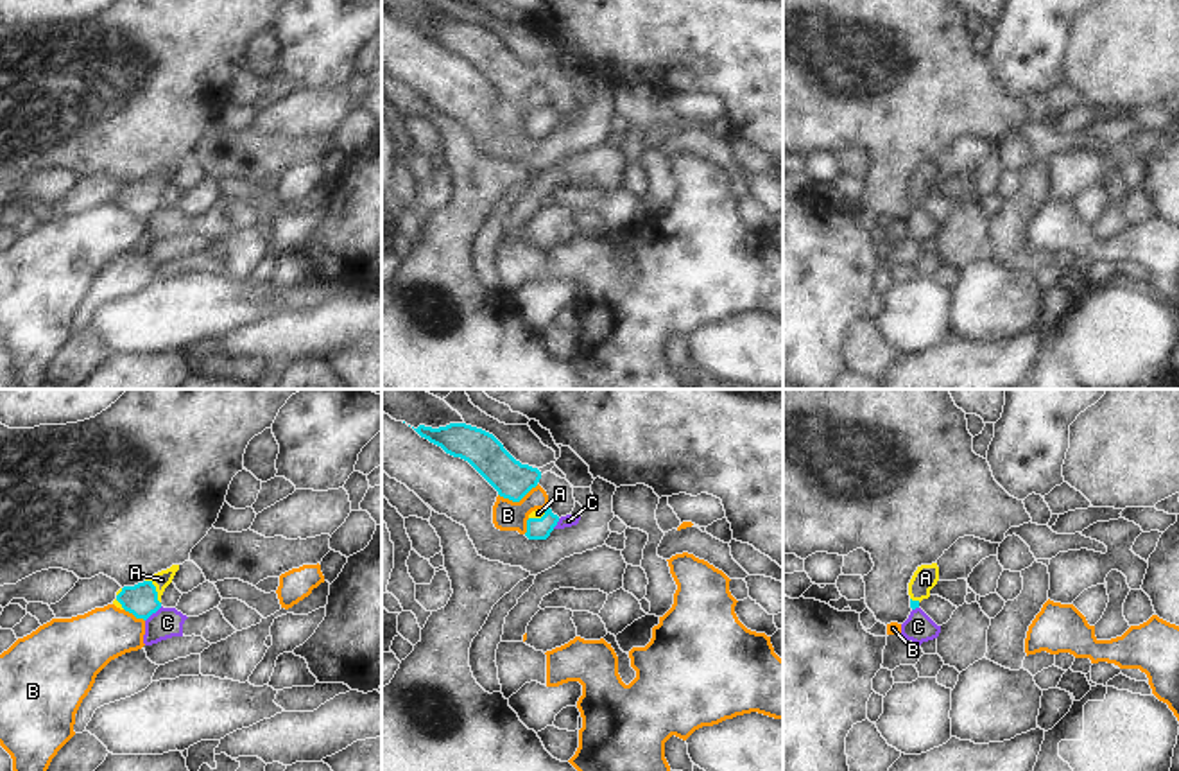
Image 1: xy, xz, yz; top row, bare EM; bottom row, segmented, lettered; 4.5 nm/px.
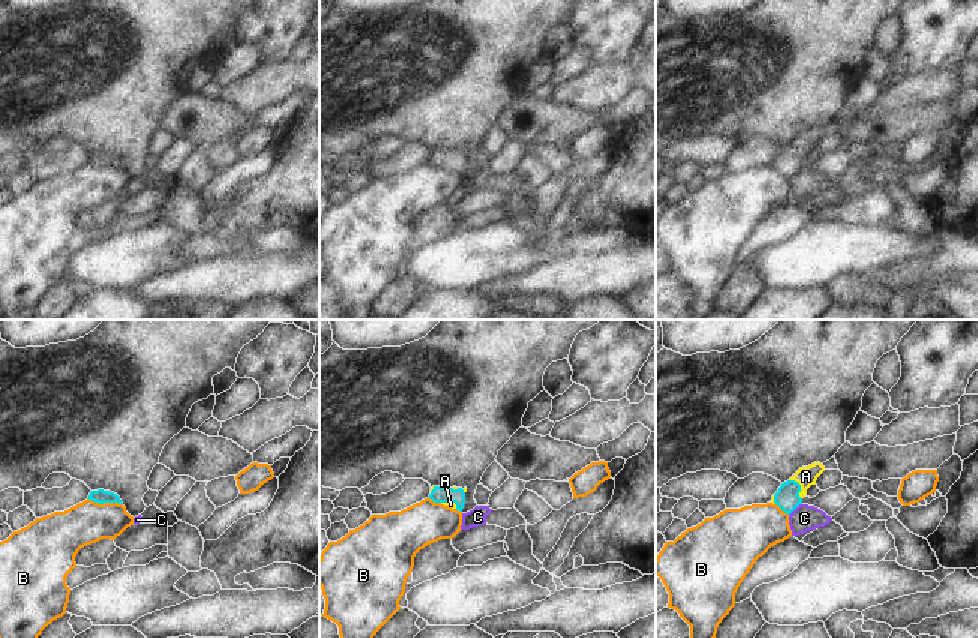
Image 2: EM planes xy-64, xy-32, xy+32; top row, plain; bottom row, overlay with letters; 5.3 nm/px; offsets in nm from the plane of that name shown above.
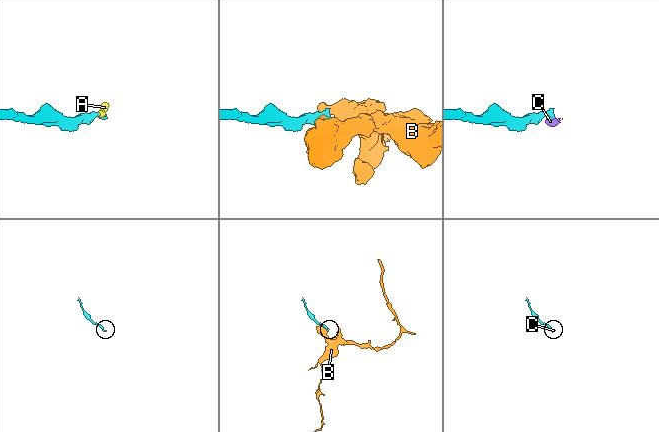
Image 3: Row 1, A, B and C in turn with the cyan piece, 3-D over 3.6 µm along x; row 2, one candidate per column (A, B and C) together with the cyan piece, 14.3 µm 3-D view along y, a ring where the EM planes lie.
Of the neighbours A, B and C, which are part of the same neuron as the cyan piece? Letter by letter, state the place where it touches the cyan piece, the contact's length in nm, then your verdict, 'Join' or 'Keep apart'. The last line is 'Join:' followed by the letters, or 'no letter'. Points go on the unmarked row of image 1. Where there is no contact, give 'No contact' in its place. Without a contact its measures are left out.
A: Touches cyan at xy (154, 189). Shared border 130 nm. Join
B: Touches cyan at xz (518, 99). Shared border 190 nm. Keep apart
C: Touches cyan at xy (153, 210). Shared border 100 nm. Keep apart
Join: A.

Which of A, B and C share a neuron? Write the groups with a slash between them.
A / B / C

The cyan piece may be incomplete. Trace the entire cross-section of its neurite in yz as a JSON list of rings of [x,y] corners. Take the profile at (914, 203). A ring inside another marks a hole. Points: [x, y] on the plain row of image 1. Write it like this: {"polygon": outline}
{"polygon": [[[937,161],[917,165],[917,169],[914,170],[908,181],[912,208],[919,206],[919,201],[930,195],[930,188],[937,183],[937,179],[939,179]]]}

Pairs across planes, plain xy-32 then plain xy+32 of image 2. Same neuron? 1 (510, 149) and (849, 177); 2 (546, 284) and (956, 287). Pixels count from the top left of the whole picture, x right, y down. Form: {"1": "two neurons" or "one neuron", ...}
{"1": "two neurons", "2": "two neurons"}

